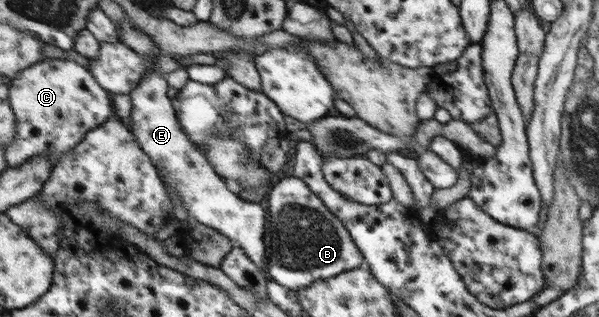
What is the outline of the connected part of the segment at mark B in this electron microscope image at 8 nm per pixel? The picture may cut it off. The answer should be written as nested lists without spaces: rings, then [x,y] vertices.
[[[298,176],[276,178],[267,191],[264,204],[270,211],[270,237],[274,237],[270,239],[274,261],[270,261],[270,267],[266,265],[266,271],[276,283],[298,291],[315,281],[366,267],[365,256],[348,228]]]

